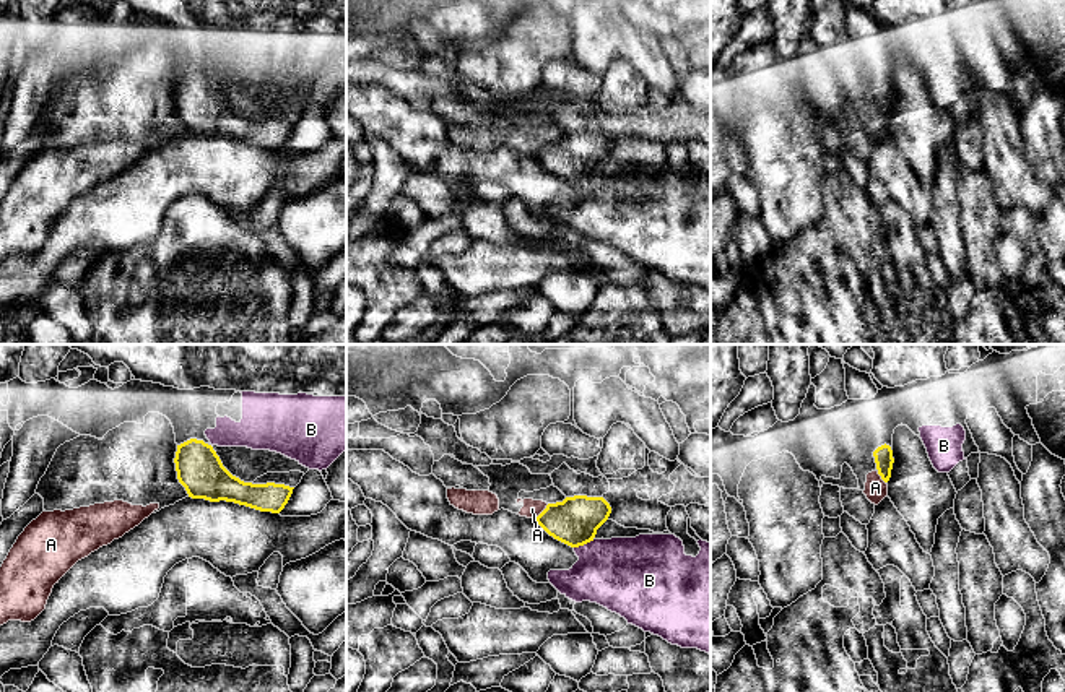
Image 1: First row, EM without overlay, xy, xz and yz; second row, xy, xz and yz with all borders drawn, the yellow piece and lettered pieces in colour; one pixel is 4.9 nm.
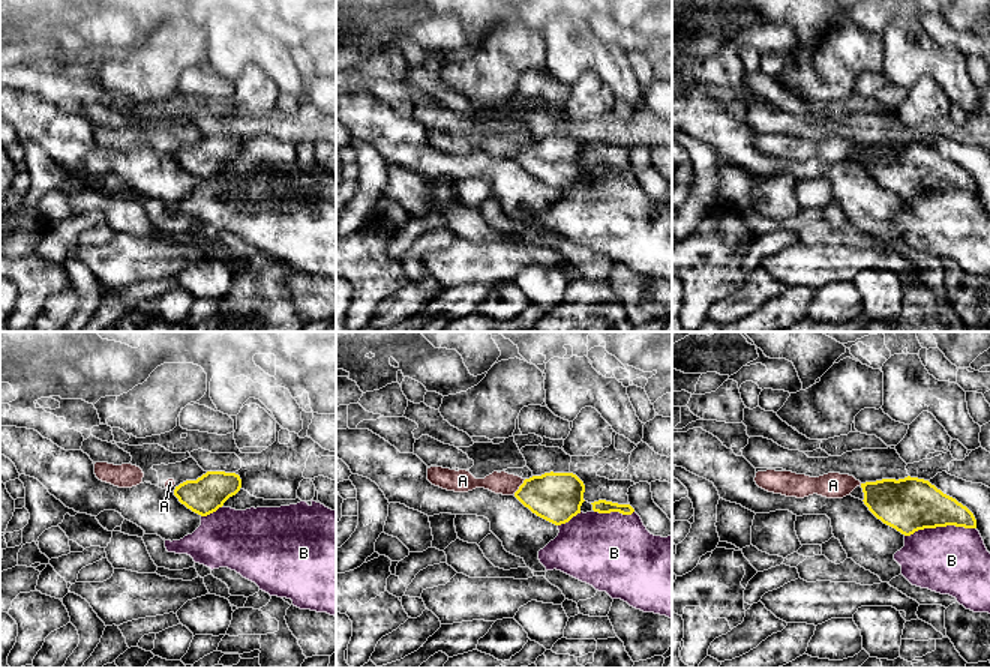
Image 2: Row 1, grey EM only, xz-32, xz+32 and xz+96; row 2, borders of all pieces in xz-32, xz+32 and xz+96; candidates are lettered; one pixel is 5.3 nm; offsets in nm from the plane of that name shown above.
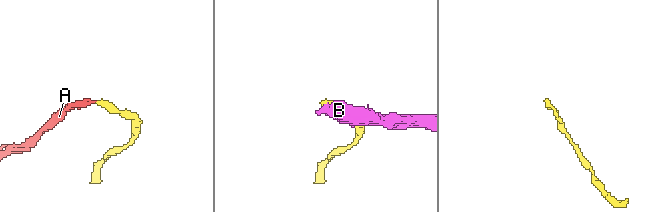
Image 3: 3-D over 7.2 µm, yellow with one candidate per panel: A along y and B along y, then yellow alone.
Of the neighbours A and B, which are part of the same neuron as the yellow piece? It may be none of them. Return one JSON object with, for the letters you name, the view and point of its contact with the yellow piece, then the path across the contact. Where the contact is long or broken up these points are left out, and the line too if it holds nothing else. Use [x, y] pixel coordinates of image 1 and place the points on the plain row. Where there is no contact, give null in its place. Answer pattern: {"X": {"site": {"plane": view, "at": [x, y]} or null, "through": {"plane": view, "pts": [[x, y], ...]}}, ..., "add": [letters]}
{"add": []}

